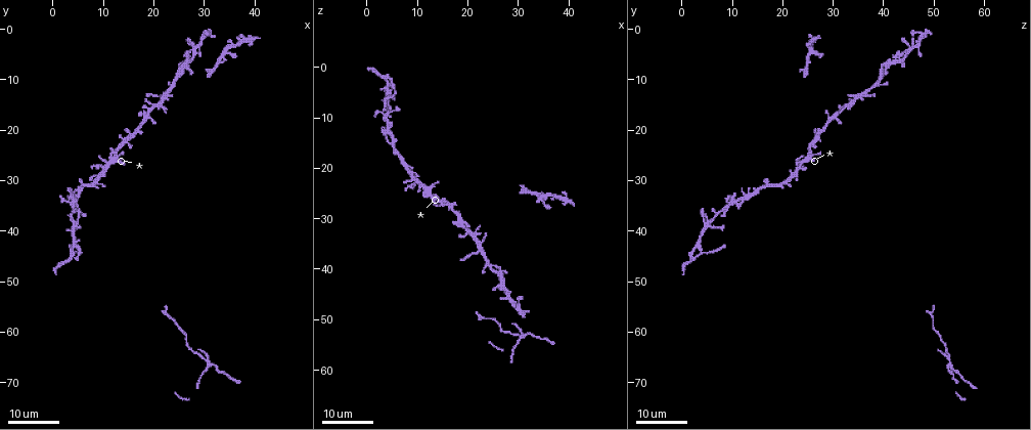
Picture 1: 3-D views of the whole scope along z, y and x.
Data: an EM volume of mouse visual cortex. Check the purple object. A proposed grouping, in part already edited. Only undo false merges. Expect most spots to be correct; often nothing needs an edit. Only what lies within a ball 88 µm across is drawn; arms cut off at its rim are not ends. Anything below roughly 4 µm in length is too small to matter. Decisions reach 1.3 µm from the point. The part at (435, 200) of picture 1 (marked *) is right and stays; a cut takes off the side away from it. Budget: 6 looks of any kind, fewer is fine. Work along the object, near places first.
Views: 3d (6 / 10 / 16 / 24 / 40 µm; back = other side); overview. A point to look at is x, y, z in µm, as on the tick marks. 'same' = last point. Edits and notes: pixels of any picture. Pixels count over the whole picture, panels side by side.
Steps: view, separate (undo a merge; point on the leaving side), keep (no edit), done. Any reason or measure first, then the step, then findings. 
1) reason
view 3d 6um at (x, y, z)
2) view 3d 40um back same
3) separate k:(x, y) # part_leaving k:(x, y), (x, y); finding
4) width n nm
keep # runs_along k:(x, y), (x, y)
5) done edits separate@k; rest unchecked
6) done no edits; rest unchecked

four-way junction
view 3d 16um at (23.0, 13.5, 34.5)

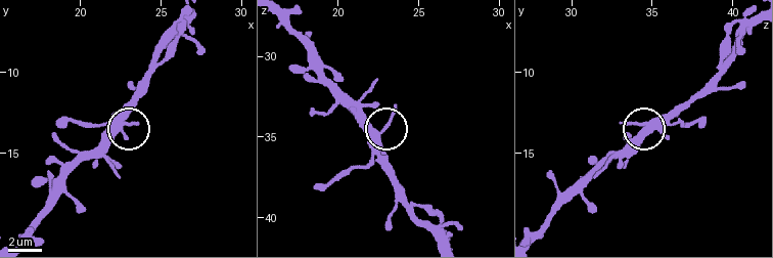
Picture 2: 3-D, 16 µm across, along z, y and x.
view 3d 10um at (22.5, 13.1, 35.1)

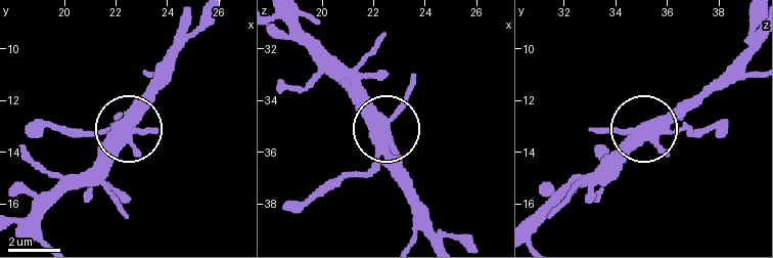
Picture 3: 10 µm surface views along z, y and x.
arms 4
keep # runs_along 3:(291, 18), (381, 125), (383, 158), (395, 181); continuous, no second cell

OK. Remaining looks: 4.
arms part here
view 3d 16um at (30.5, 67.0, 53.5)

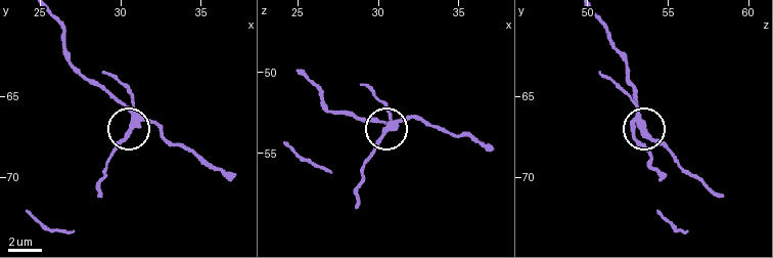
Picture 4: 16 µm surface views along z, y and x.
view 3d 10um at (31.1, 66.8, 53.3)

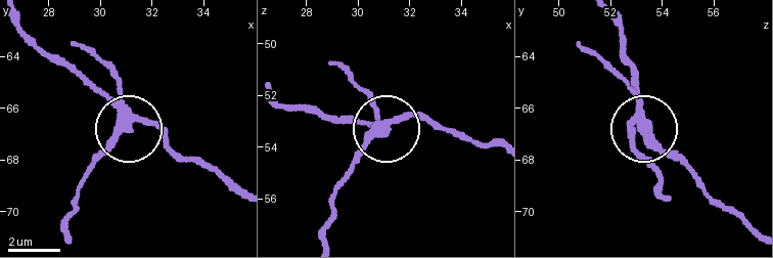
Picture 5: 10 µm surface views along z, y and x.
view 3d 6um at (30.9, 66.7, 53.4)

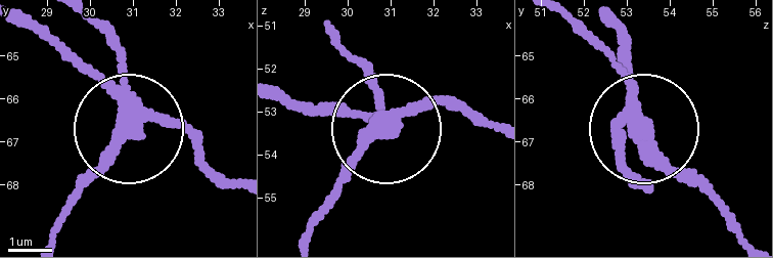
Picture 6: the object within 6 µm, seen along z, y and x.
width 310 nm
separate 6:(101, 159) # part_leaving 6:(126, 115), (56, 232); a second cell is stuck on

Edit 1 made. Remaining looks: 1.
done edits separate@6; rest unchecked

